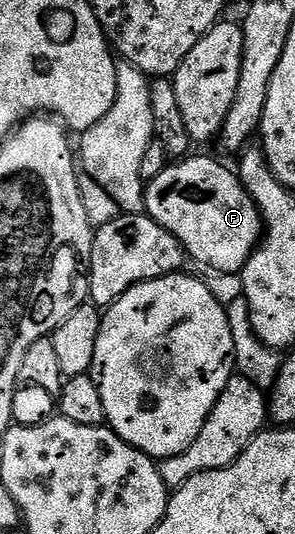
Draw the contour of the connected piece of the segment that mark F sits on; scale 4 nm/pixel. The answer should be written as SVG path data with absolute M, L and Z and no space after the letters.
M193 156L171 163L145 185L145 215L152 217L161 228L171 232L181 242L191 261L199 260L204 267L211 268L214 272L241 273L242 267L250 261L250 255L262 239L262 215L248 190L244 190L233 167L225 168L220 161L213 160L210 156Z

